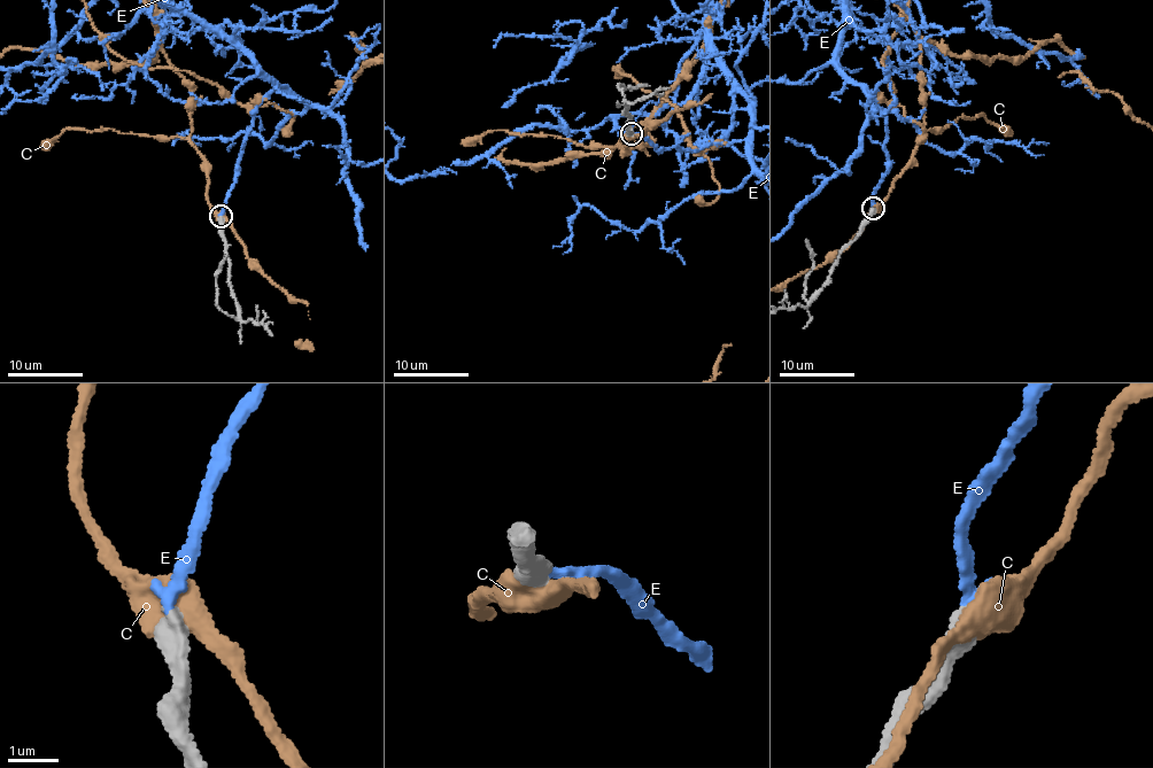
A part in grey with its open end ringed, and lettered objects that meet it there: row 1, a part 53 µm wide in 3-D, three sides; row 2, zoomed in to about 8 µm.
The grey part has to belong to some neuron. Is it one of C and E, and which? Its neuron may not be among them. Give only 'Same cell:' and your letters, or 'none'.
Same cell: E

